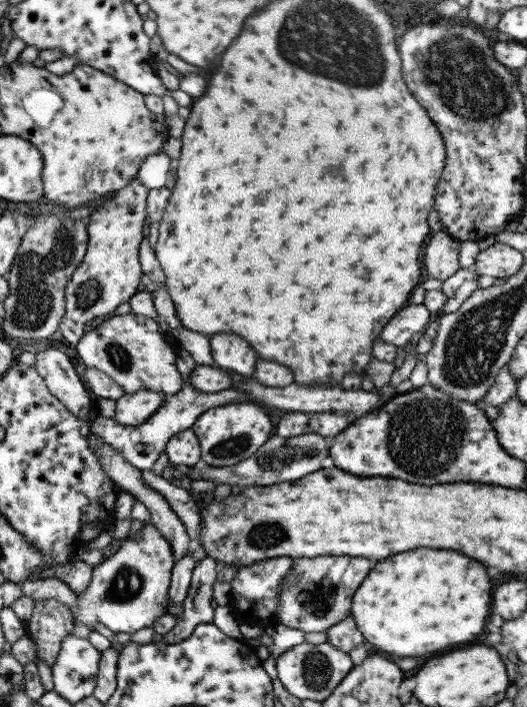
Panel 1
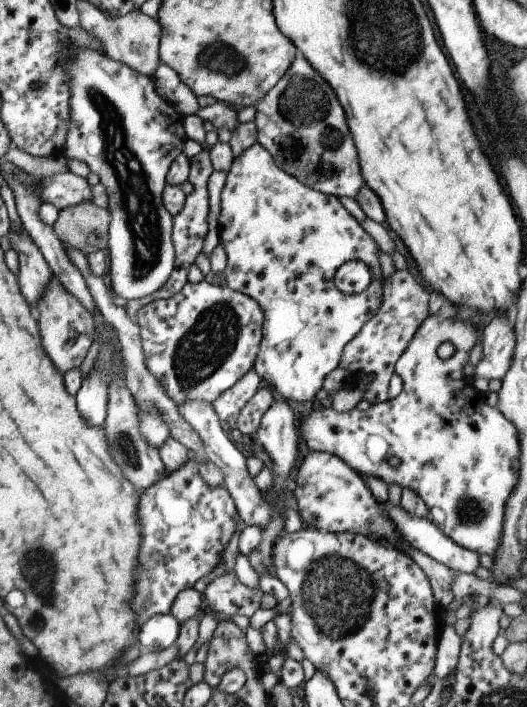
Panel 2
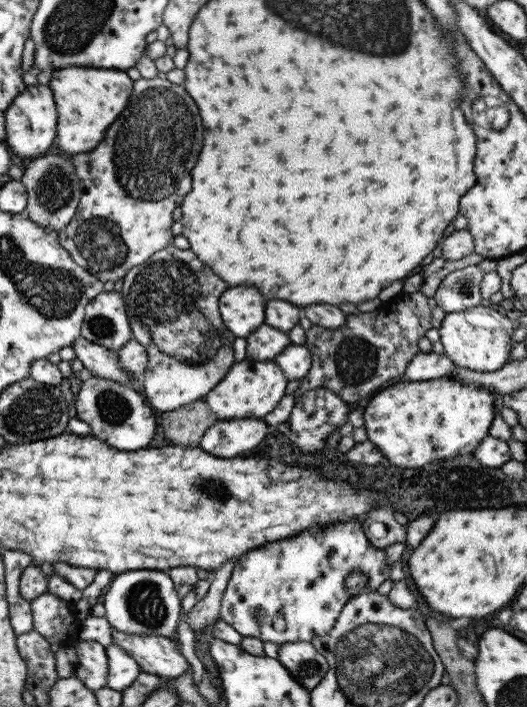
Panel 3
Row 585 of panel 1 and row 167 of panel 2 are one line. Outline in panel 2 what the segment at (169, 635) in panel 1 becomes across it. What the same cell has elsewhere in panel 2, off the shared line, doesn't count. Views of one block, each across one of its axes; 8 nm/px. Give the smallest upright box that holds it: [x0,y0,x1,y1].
[125,150,214,321]

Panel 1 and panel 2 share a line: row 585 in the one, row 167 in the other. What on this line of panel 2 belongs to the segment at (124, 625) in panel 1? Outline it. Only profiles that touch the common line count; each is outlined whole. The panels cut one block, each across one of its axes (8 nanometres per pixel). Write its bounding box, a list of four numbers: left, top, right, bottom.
[63,50,187,300]

